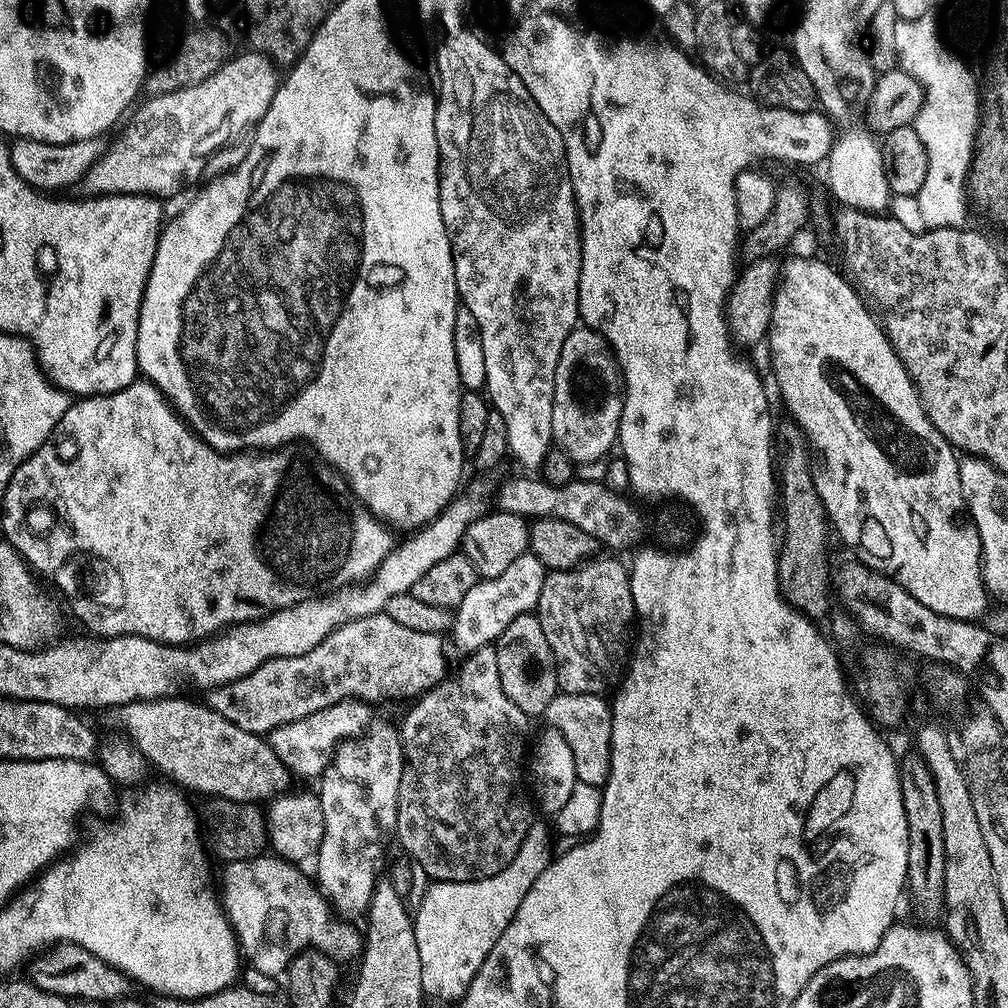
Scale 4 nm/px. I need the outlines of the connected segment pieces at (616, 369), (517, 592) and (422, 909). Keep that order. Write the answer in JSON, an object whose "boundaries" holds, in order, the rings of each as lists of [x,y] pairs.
{"boundaries":[[[[577,326],[572,329],[571,334],[562,342],[562,352],[558,354],[558,366],[554,370],[554,414],[552,415],[552,439],[555,447],[564,451],[573,464],[579,466],[586,462],[594,460],[604,460],[607,452],[613,451],[614,445],[617,443],[620,434],[620,419],[622,418],[622,410],[624,409],[624,382],[620,365],[616,362],[616,356],[612,352],[612,347],[604,340],[603,334],[596,332],[587,326]]],[[[529,550],[518,558],[514,558],[509,568],[502,570],[502,574],[498,574],[498,578],[477,579],[476,584],[470,586],[466,598],[462,598],[460,607],[454,612],[450,640],[452,636],[457,650],[461,654],[467,654],[482,646],[492,644],[500,637],[502,630],[506,630],[506,626],[514,622],[514,618],[527,612],[535,613],[540,602],[545,575],[544,564]]],[[[534,822],[518,846],[518,854],[504,869],[490,878],[470,882],[429,883],[420,905],[414,908],[414,934],[418,942],[418,958],[422,958],[422,986],[429,997],[459,1002],[470,990],[470,982],[482,970],[482,962],[494,950],[494,942],[502,938],[502,930],[510,926],[526,890],[534,886],[538,874],[554,859],[552,836],[548,828]]]]}

